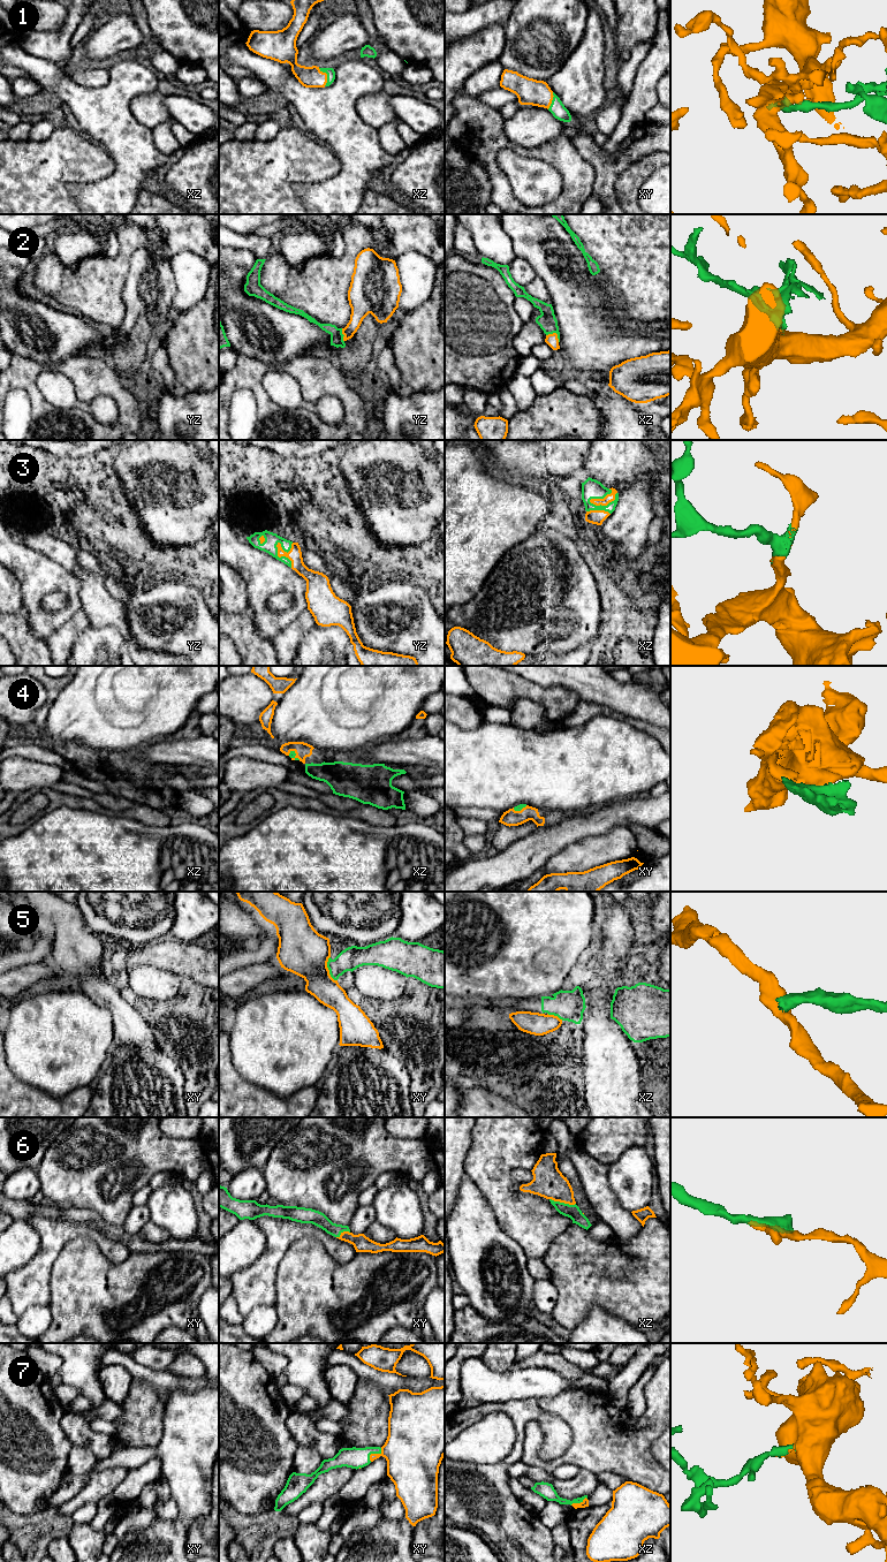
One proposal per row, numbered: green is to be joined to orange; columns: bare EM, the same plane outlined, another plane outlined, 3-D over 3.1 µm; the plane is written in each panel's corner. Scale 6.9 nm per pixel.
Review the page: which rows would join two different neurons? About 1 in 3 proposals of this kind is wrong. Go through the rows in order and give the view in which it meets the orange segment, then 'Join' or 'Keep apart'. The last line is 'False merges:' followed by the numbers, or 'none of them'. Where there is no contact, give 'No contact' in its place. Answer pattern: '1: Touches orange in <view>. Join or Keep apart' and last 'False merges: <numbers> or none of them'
1: Touches orange in xz. Join
2: Touches orange in xz. Join
3: Touches orange in xz. Join
4: Touches orange in xz. Join
5: Touches orange in xy. Keep apart
6: Touches orange in xz. Join
7: Touches orange in xy. Join
False merges: 5

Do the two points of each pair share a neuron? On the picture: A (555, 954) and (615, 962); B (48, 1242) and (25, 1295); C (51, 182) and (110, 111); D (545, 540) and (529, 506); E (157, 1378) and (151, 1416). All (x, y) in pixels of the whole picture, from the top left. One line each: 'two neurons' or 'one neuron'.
A: two neurons
B: one neuron
C: two neurons
D: two neurons
E: two neurons

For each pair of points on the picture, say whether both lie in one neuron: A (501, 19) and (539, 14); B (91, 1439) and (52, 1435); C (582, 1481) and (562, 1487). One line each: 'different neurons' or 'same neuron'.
A: different neurons
B: different neurons
C: same neuron

